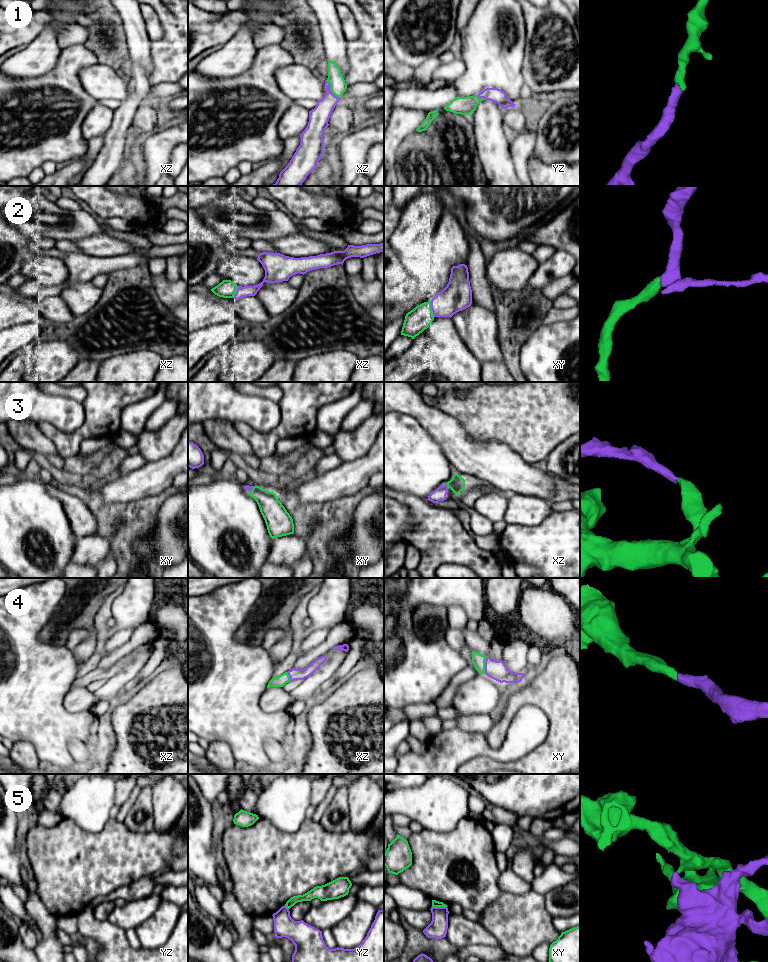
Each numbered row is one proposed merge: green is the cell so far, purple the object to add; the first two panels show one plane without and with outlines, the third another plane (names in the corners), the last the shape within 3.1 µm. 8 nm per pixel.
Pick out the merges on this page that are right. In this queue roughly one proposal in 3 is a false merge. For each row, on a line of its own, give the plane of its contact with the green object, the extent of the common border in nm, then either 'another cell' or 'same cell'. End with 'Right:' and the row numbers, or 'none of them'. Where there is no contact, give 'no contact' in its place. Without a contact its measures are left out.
1: contact in xz; length 190 nm; same cell
2: contact in xy; length 130 nm; same cell
3: contact in xz; length 50 nm; same cell
4: contact in xy; length 140 nm; same cell
5: contact in xy; length 120 nm; another cell
Right: 1, 2, 3, 4

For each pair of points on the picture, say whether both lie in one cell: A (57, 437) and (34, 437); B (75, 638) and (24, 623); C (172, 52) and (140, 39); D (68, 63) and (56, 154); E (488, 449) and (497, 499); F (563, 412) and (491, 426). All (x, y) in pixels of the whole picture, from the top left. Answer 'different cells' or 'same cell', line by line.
A: different cells
B: different cells
C: different cells
D: same cell
E: different cells
F: same cell

